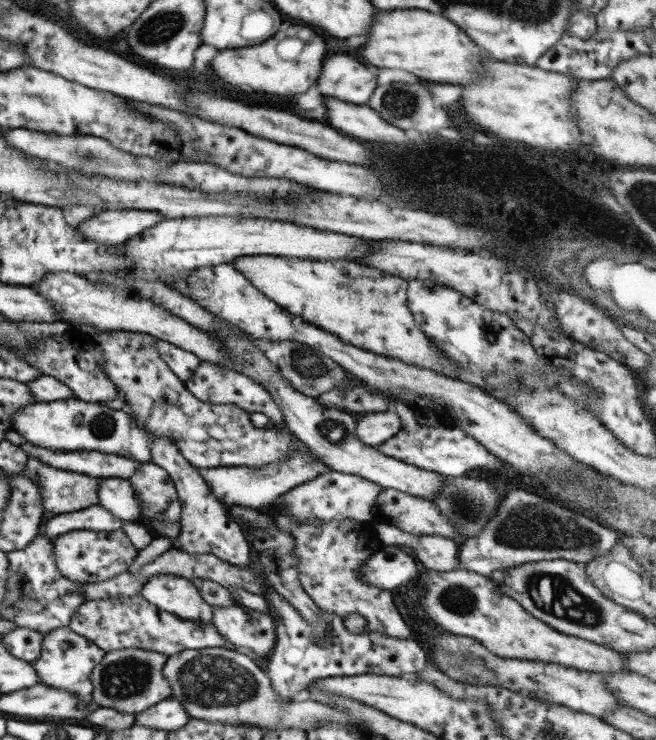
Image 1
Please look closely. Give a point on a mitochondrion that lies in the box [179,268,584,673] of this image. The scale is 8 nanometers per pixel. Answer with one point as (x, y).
(459, 599)

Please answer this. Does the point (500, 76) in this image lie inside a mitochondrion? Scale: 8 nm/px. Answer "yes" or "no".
no

